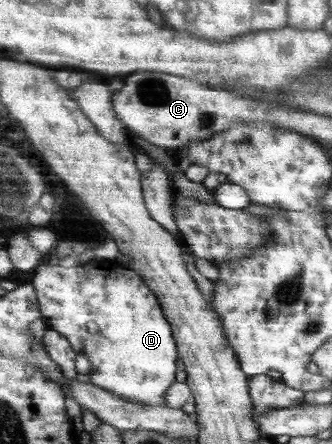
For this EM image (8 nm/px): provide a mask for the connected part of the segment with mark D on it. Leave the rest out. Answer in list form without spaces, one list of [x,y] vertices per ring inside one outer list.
[[[95,258],[84,264],[79,264],[76,267],[65,267],[49,264],[48,260],[41,263],[28,279],[31,279],[35,290],[38,291],[38,299],[40,300],[41,318],[44,320],[47,328],[57,330],[72,344],[77,354],[85,355],[91,361],[92,367],[90,370],[90,382],[97,386],[103,387],[105,390],[111,391],[113,394],[119,395],[121,398],[126,398],[129,402],[137,402],[143,406],[166,406],[166,396],[168,390],[177,382],[177,360],[180,359],[178,353],[178,342],[174,337],[174,329],[171,326],[169,319],[166,317],[162,303],[159,302],[158,295],[147,286],[145,279],[139,276],[138,272],[131,270],[121,264],[105,266],[105,262],[99,262],[99,270],[97,270],[97,261]]]

